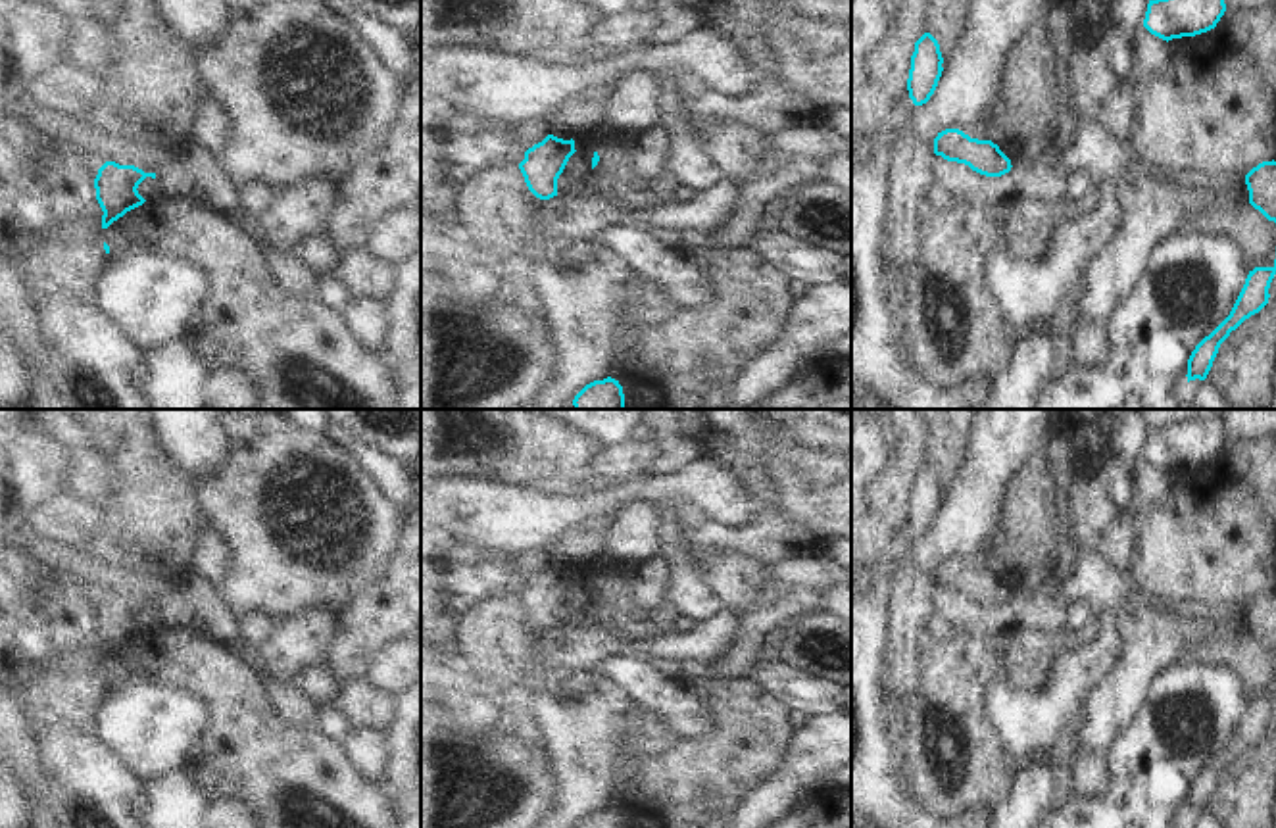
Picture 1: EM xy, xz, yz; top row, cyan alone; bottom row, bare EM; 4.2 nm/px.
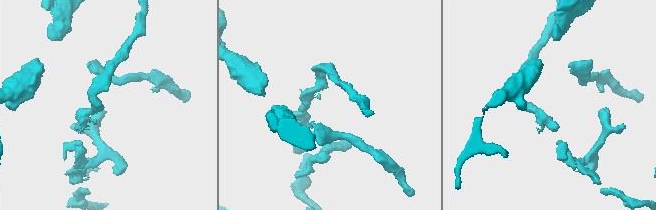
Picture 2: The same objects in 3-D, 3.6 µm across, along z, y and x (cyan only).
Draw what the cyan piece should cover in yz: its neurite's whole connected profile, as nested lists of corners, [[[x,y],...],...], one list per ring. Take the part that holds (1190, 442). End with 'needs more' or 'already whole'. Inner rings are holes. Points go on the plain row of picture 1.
[[[1222,415],[1186,419],[1166,428],[1149,430],[1143,457],[1168,473],[1215,459],[1224,442]]]; already whole

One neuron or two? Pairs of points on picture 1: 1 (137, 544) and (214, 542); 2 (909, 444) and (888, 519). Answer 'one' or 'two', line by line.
1: two
2: one

